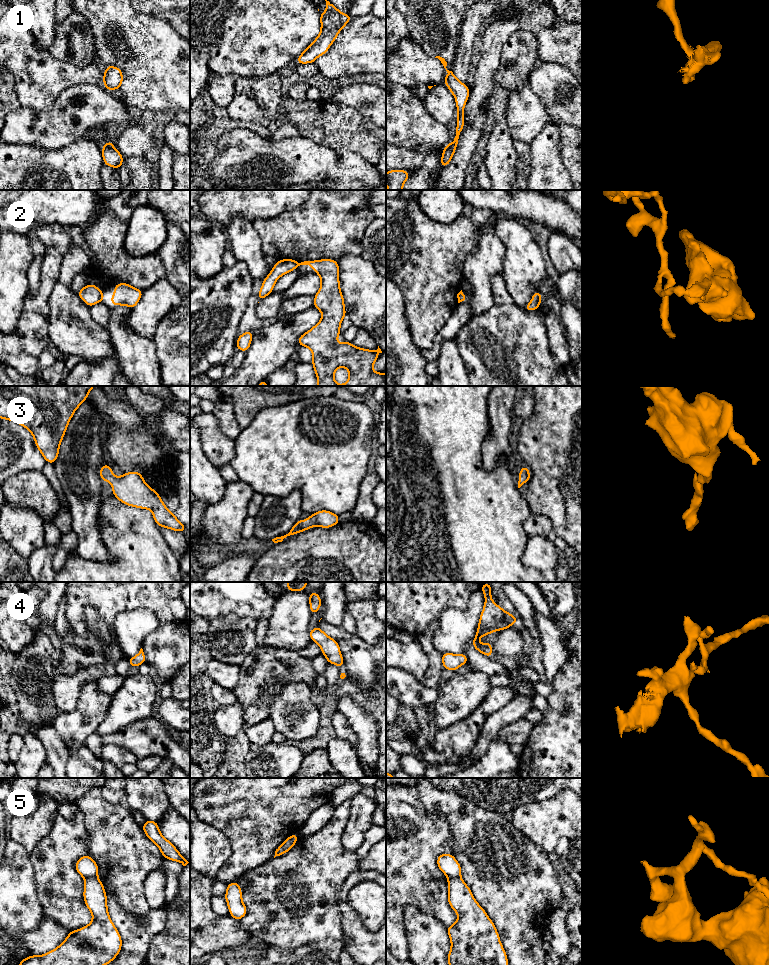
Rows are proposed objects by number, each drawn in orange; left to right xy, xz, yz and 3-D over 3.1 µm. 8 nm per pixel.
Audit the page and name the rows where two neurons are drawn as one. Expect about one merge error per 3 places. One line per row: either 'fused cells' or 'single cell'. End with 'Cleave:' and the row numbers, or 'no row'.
1: single cell
2: fused cells
3: single cell
4: single cell
5: fused cells
Cleave: 2, 5

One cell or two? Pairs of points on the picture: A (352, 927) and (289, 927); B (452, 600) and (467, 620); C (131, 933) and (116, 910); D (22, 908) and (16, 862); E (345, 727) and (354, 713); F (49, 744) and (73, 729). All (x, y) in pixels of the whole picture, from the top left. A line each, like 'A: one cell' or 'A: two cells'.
A: two cells
B: two cells
C: one cell
D: one cell
E: two cells
F: two cells

